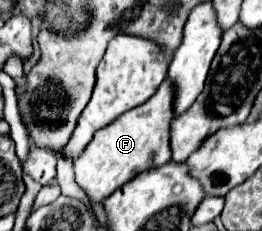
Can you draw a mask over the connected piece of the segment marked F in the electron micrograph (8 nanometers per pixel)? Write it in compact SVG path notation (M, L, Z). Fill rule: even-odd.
M166 78L152 98L128 110L126 114L118 116L112 124L108 124L108 128L102 128L94 134L92 142L84 148L84 152L74 162L78 186L94 202L100 202L120 186L130 182L138 172L170 162L172 158L170 124L176 118L172 112L174 112L174 88L172 82Z

